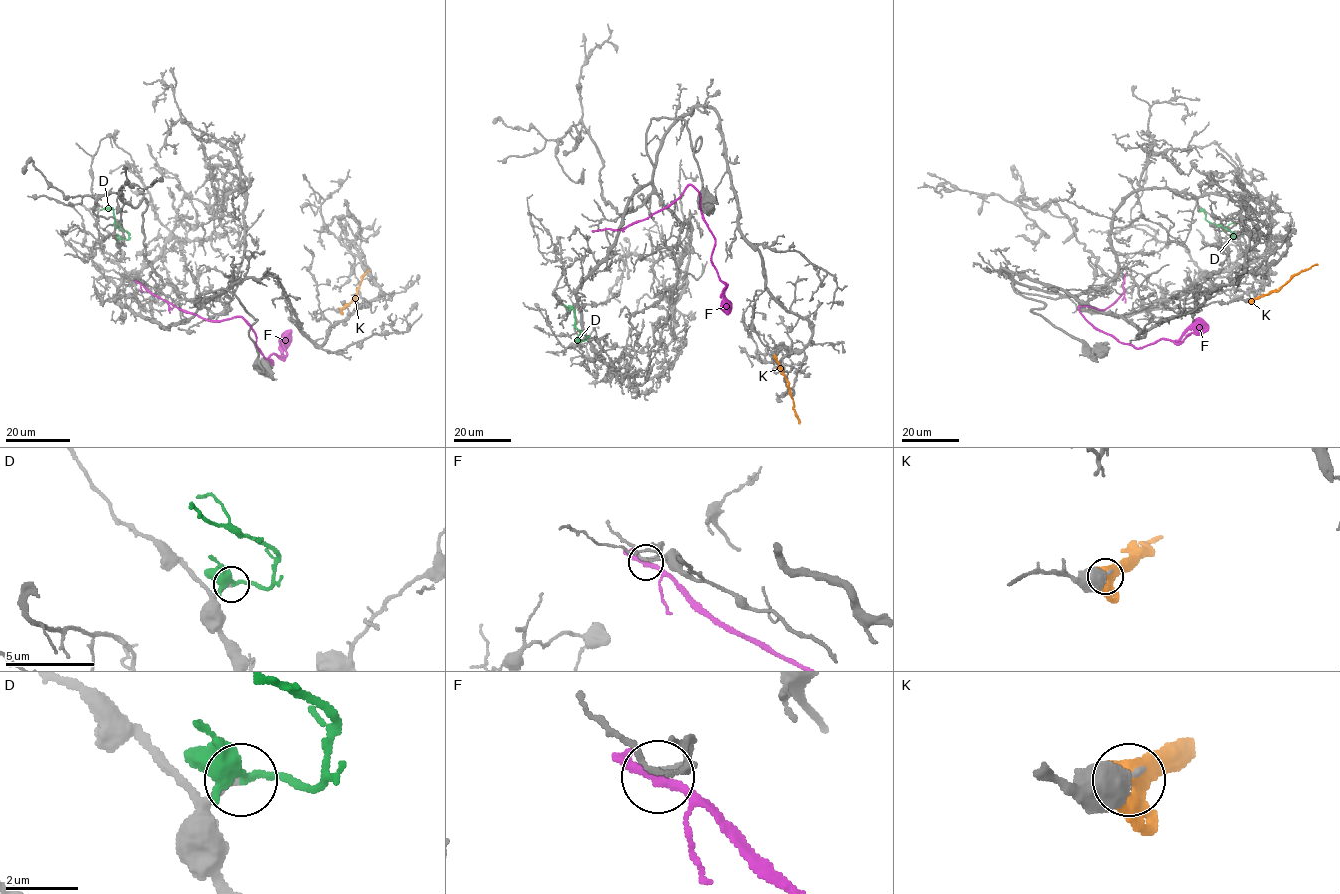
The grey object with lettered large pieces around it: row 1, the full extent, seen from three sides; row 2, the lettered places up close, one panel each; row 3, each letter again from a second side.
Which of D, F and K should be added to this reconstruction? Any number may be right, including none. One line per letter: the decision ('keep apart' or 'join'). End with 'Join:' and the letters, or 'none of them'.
D: join
F: keep apart
K: keep apart
Join: D

